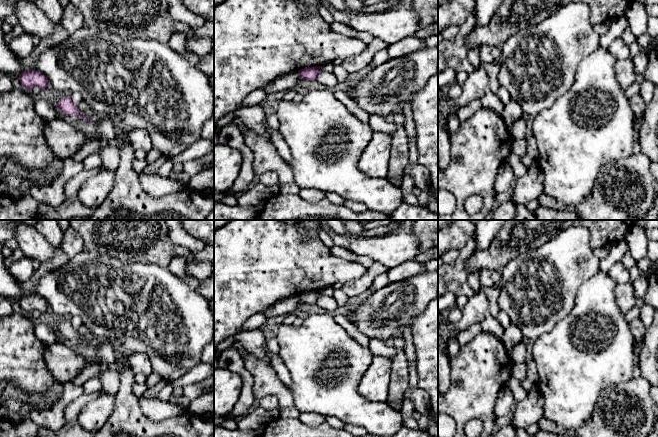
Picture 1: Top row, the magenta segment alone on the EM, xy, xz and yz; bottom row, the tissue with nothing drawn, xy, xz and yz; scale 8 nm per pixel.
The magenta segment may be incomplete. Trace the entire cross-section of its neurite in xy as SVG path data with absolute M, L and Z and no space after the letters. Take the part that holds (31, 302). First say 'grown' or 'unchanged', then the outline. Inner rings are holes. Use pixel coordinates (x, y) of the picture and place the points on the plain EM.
unchanged | M28 294L21 297L19 299L19 305L23 312L28 315L35 310L39 311L43 315L49 309L47 302L35 294Z

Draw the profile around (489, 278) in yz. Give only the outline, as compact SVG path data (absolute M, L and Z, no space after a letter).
M483 269L480 271L481 290L485 288L499 288L501 279L501 270Z

